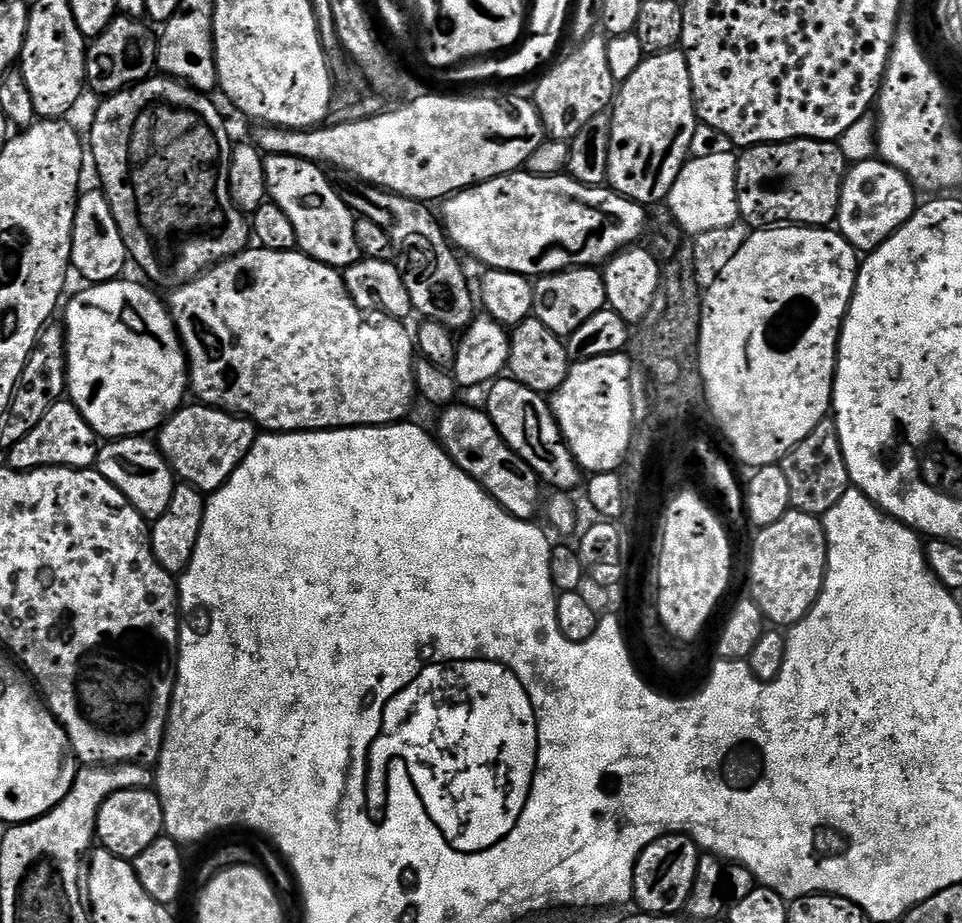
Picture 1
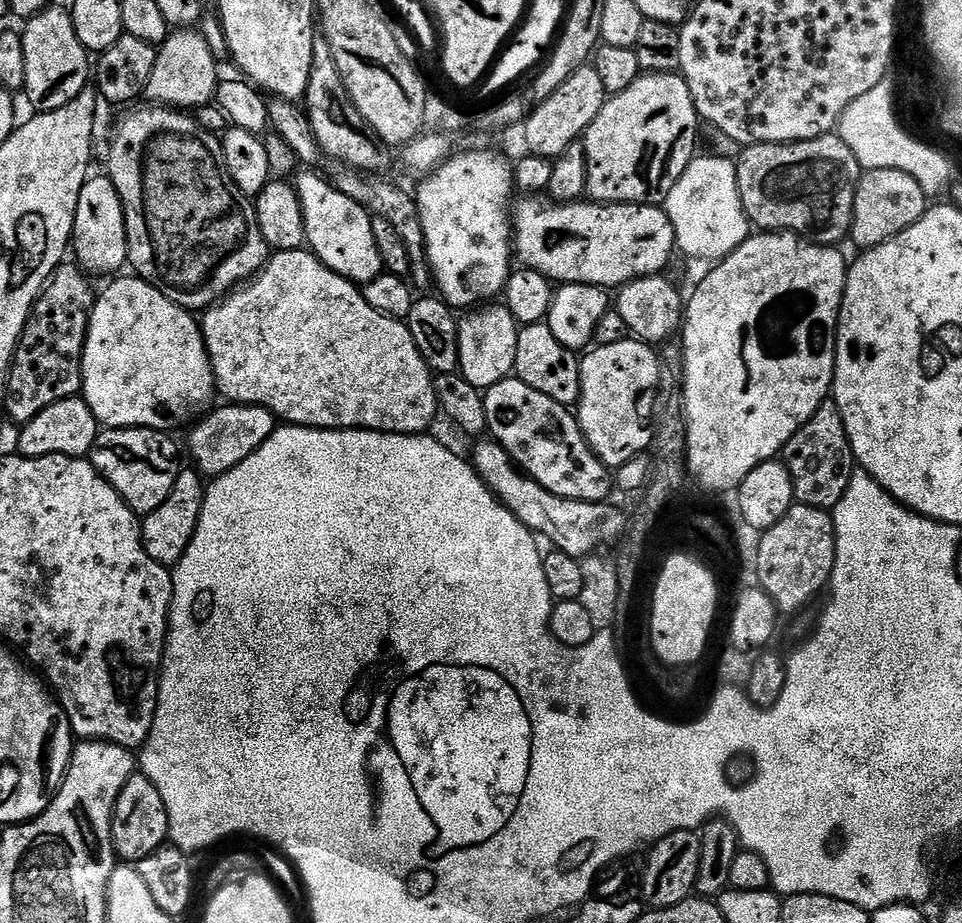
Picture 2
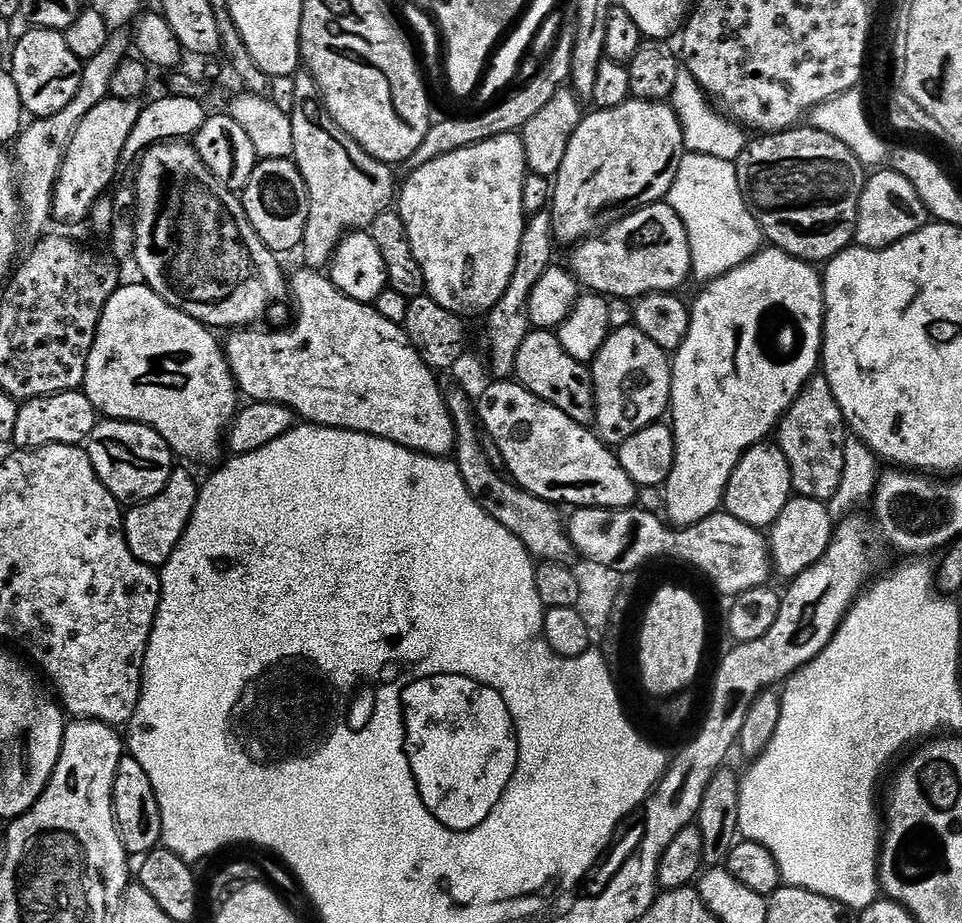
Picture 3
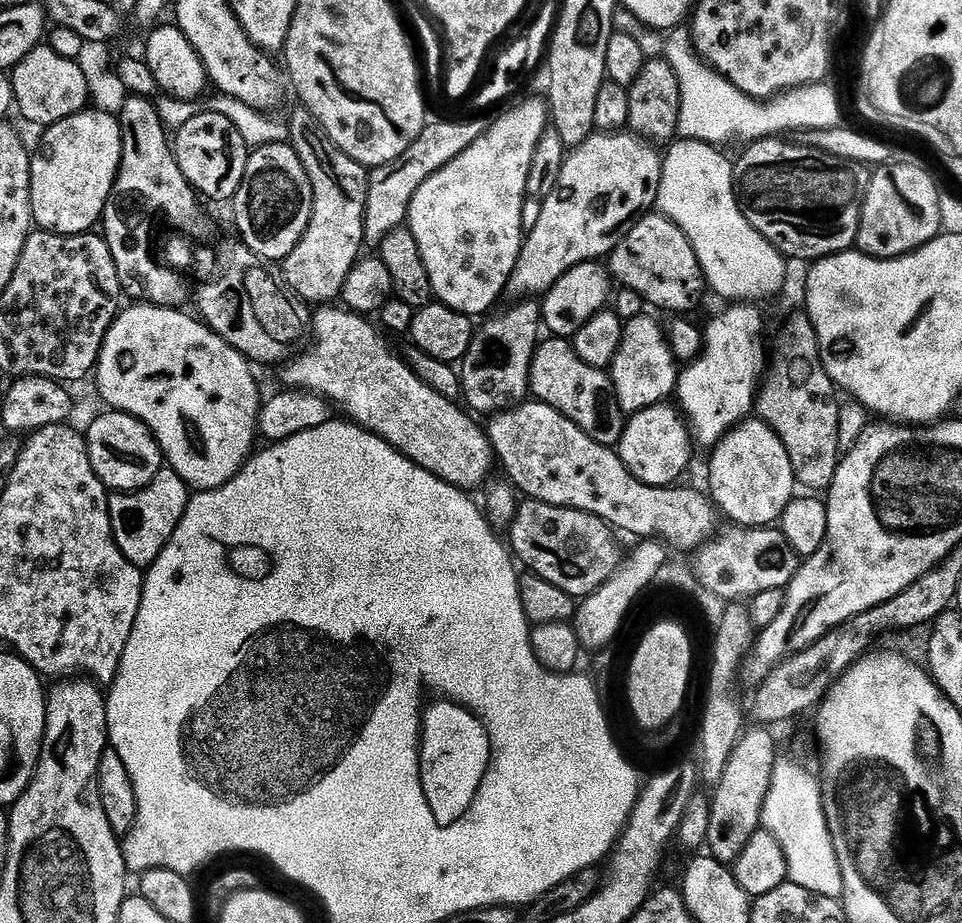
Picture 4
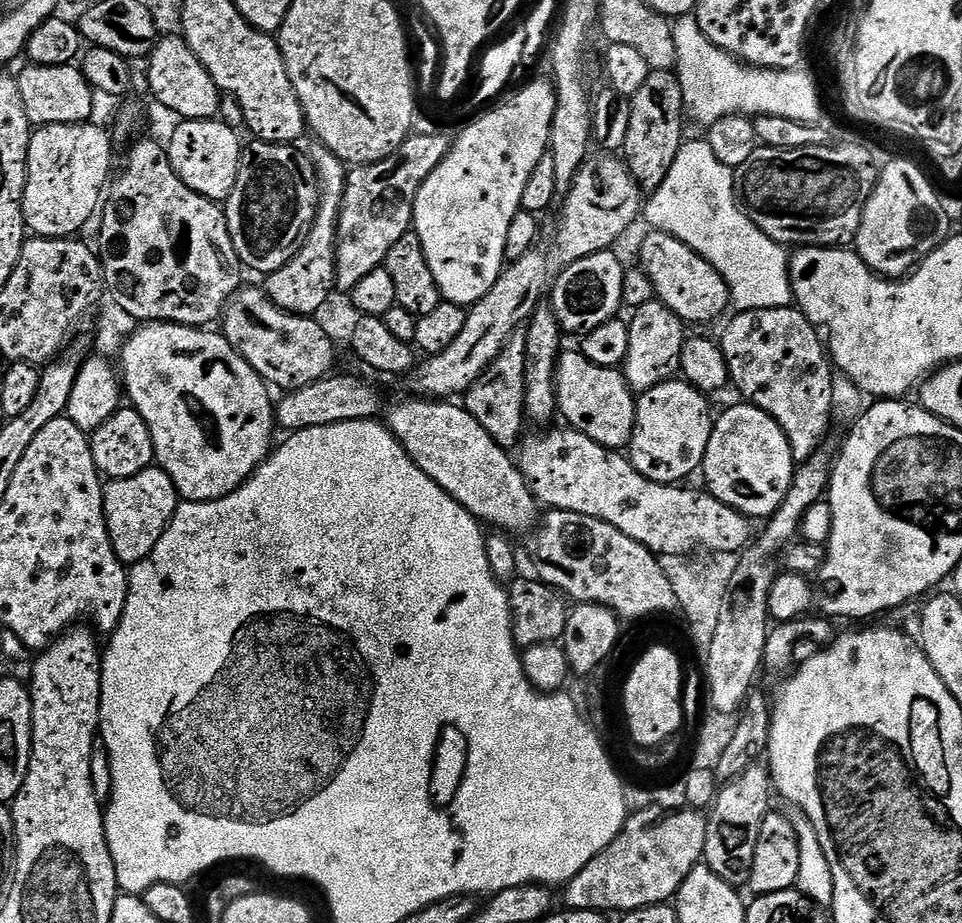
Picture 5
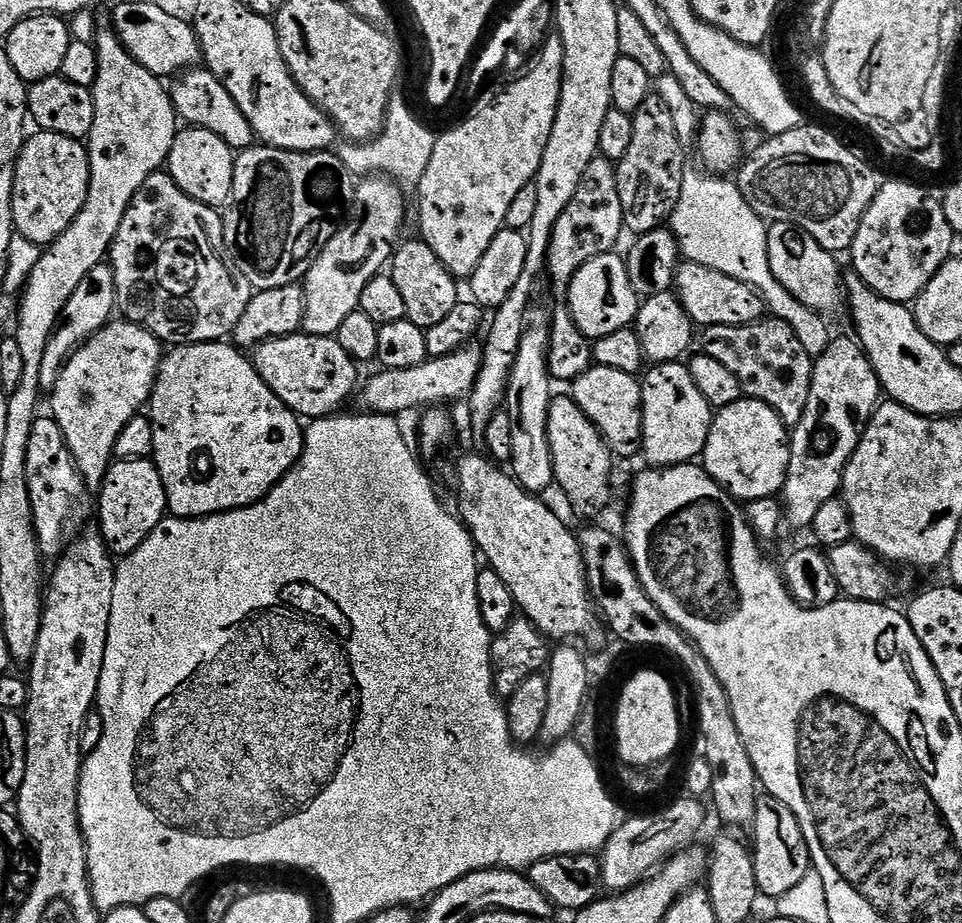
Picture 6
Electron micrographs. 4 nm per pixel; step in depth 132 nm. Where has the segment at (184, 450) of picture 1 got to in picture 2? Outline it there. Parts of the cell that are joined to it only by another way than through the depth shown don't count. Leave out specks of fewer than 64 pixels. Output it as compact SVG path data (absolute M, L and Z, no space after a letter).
M235 402L224 407L228 408L220 408L217 412L209 411L203 418L197 419L191 425L192 433L188 436L188 452L197 464L193 465L208 478L234 470L234 466L250 458L250 454L254 454L254 450L258 450L258 446L262 446L262 442L266 442L266 438L270 438L270 434L278 427L277 417L272 415L269 408Z

